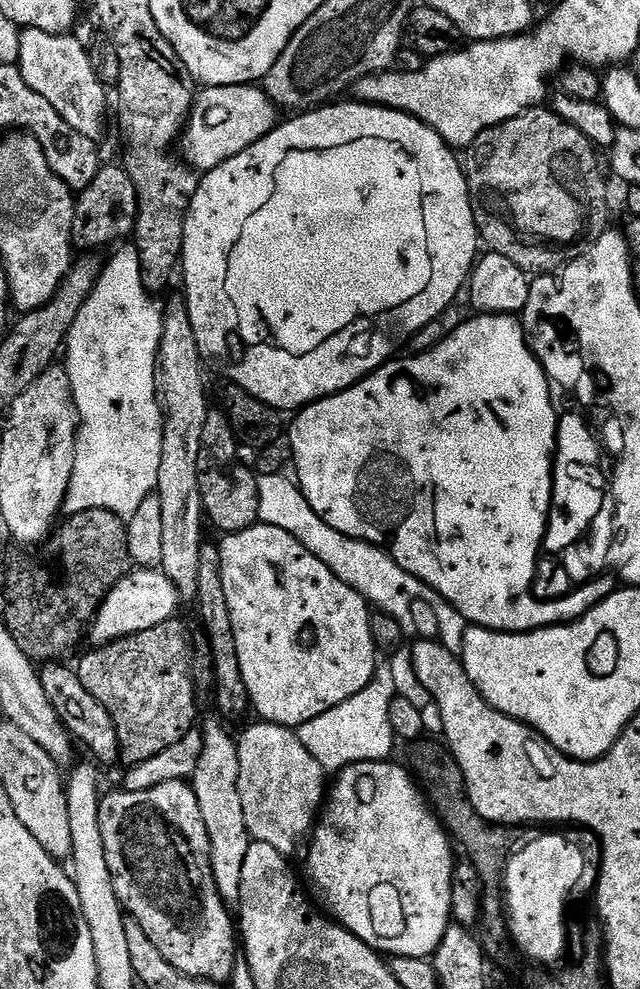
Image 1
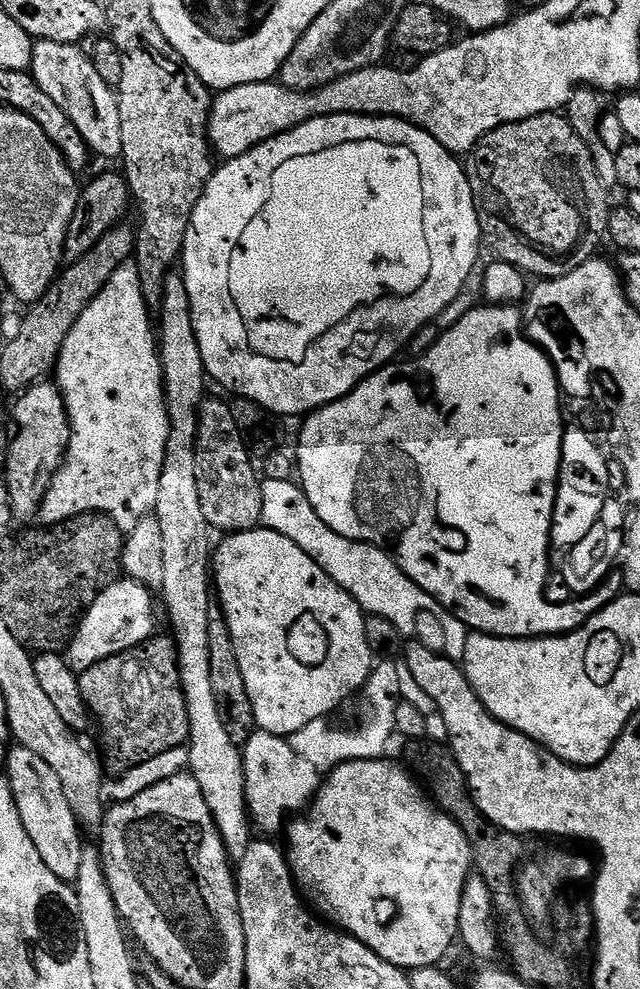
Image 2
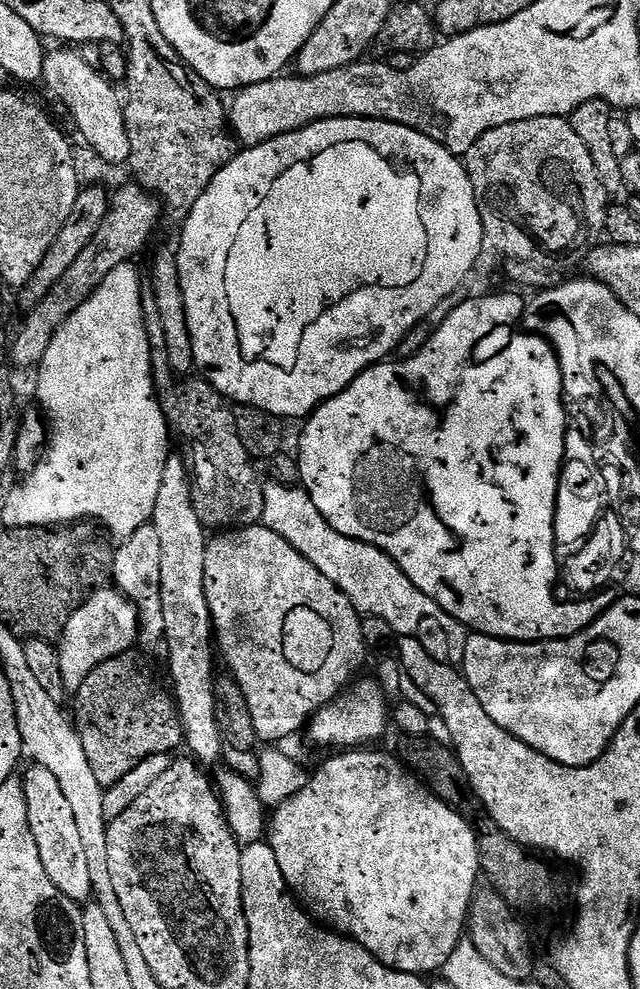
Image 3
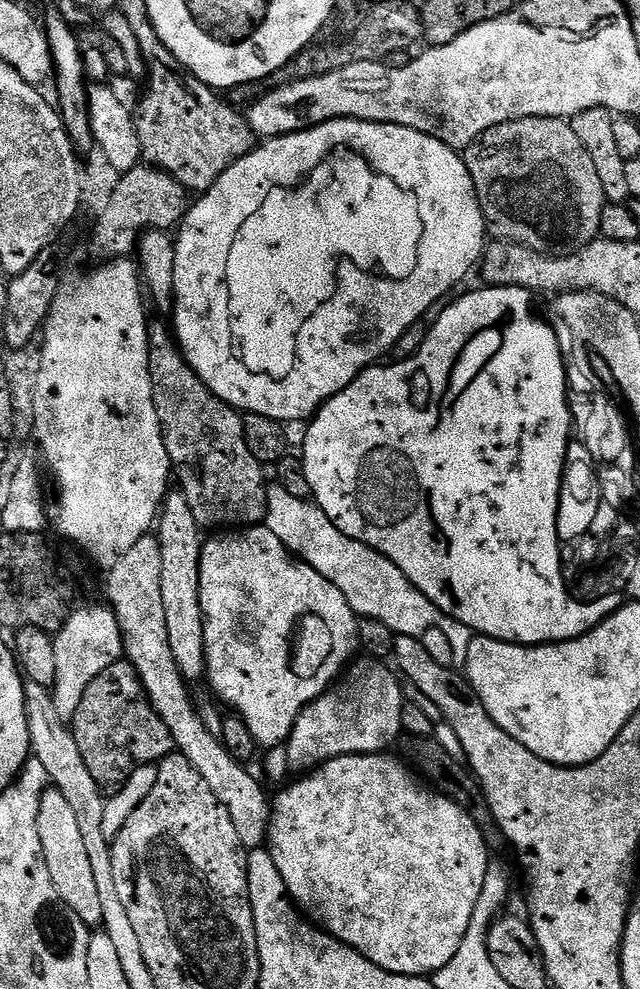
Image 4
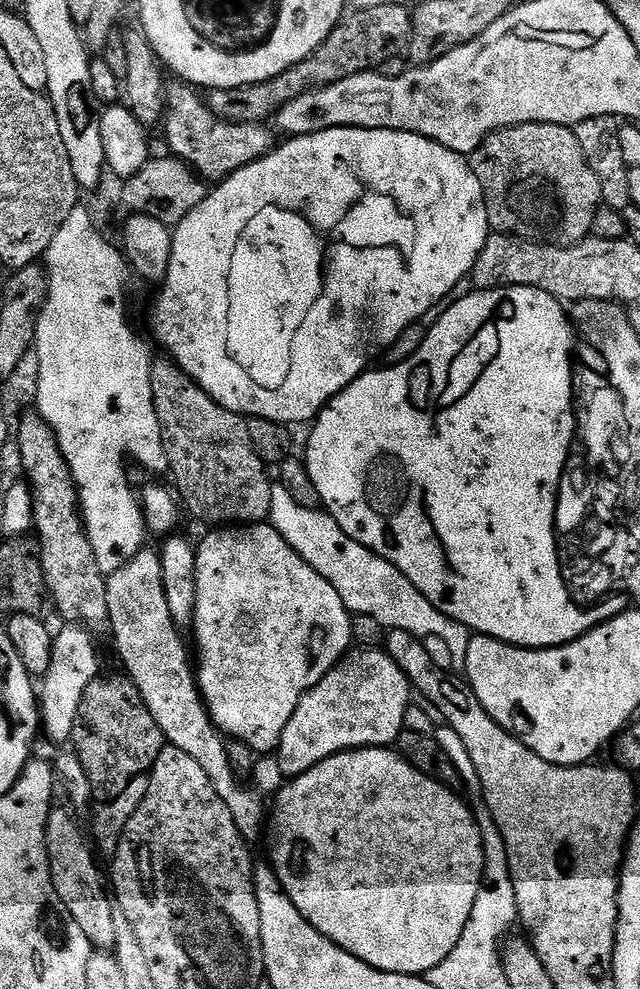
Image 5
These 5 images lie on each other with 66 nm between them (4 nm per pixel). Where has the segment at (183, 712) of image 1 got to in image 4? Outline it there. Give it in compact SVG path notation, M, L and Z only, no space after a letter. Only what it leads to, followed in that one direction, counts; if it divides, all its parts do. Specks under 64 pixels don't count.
M127 658L114 662L114 666L106 666L106 670L86 686L78 710L70 717L70 727L82 753L82 762L86 762L101 790L119 788L134 770L147 764L159 765L161 760L173 755L176 747L166 722L152 708L139 675Z

